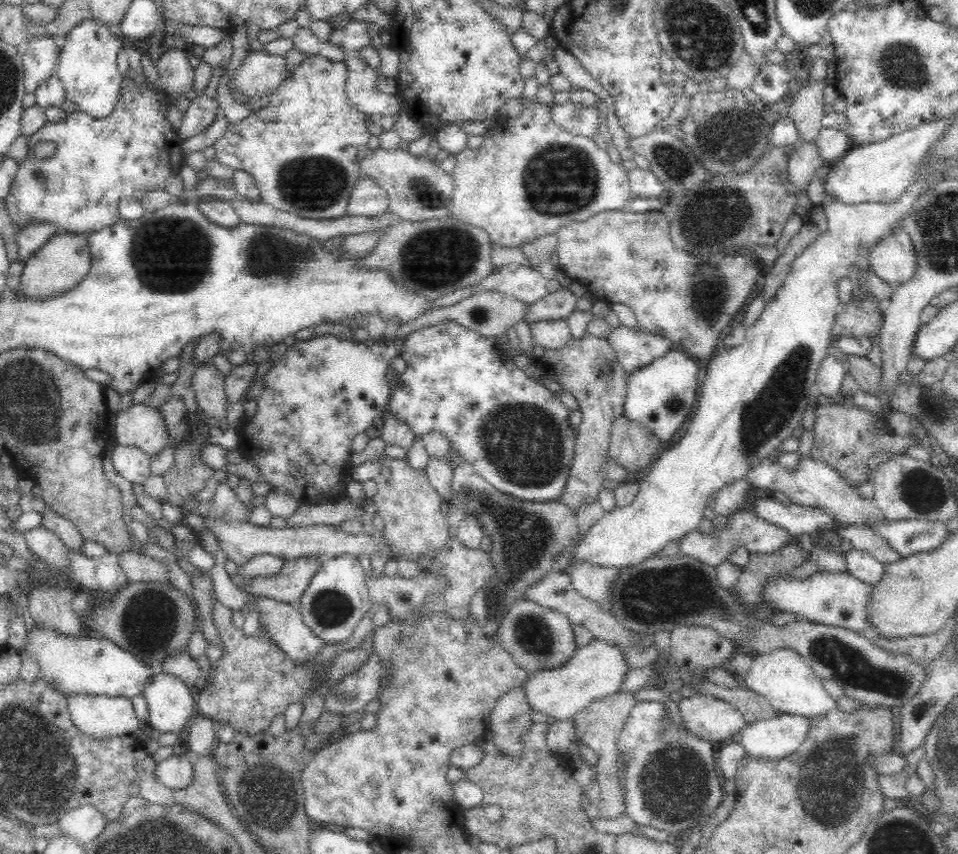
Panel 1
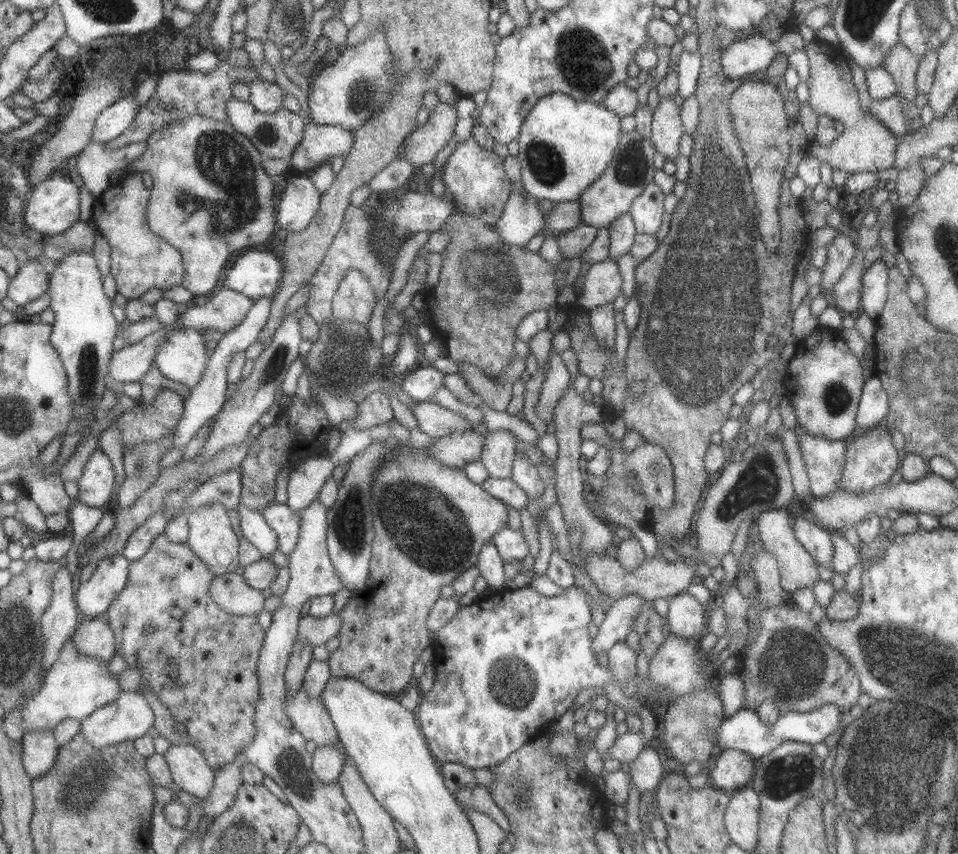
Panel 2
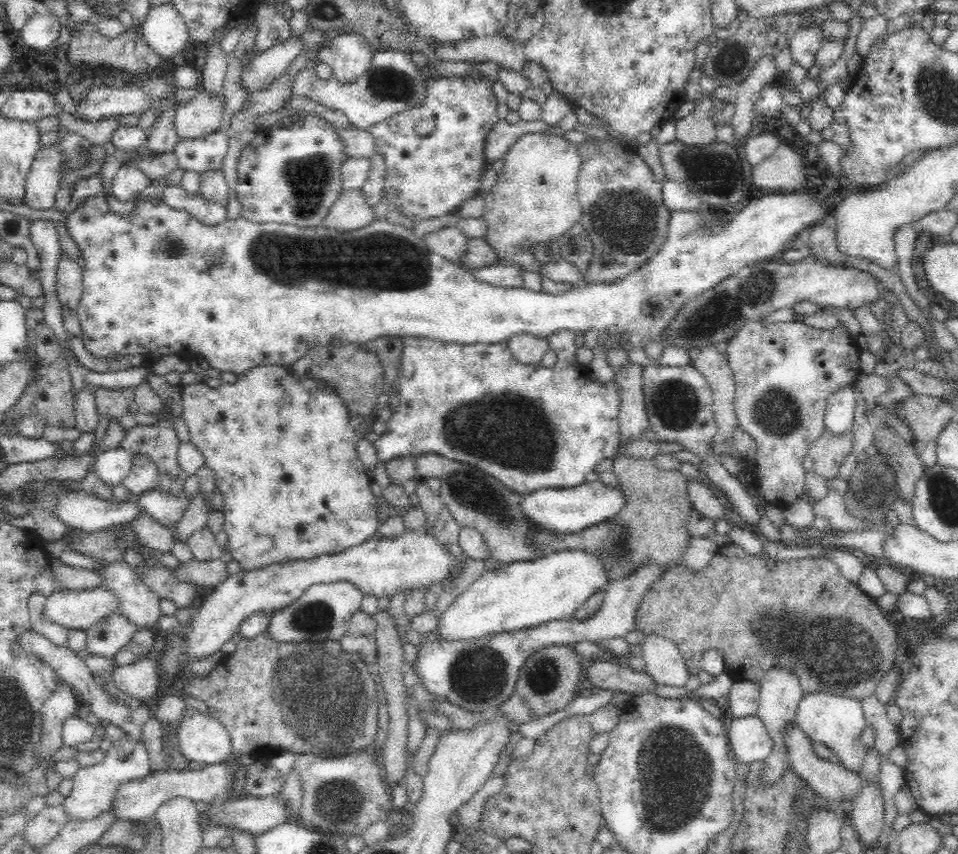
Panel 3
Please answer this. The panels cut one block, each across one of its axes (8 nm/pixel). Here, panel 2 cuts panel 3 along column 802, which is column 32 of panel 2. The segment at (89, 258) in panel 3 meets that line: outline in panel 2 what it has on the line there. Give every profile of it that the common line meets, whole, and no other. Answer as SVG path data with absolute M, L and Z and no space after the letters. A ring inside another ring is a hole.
M58 172L48 180L34 186L32 198L27 203L26 222L30 225L33 236L56 236L65 233L80 222L80 186L67 173Z

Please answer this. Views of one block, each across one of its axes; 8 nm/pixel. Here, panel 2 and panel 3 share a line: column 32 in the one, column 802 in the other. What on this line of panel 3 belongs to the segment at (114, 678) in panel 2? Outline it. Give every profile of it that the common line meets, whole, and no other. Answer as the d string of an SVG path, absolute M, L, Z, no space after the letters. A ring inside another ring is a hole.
M828 692L804 695L798 705L797 725L811 742L820 742L832 751L837 764L849 771L860 773L869 751L862 741L866 719L860 699Z

